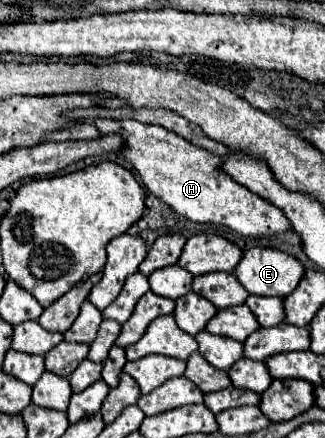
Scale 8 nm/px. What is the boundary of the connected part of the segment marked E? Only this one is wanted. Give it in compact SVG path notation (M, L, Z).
M250 248L244 252L234 276L250 294L286 298L302 278L302 264L276 248Z

